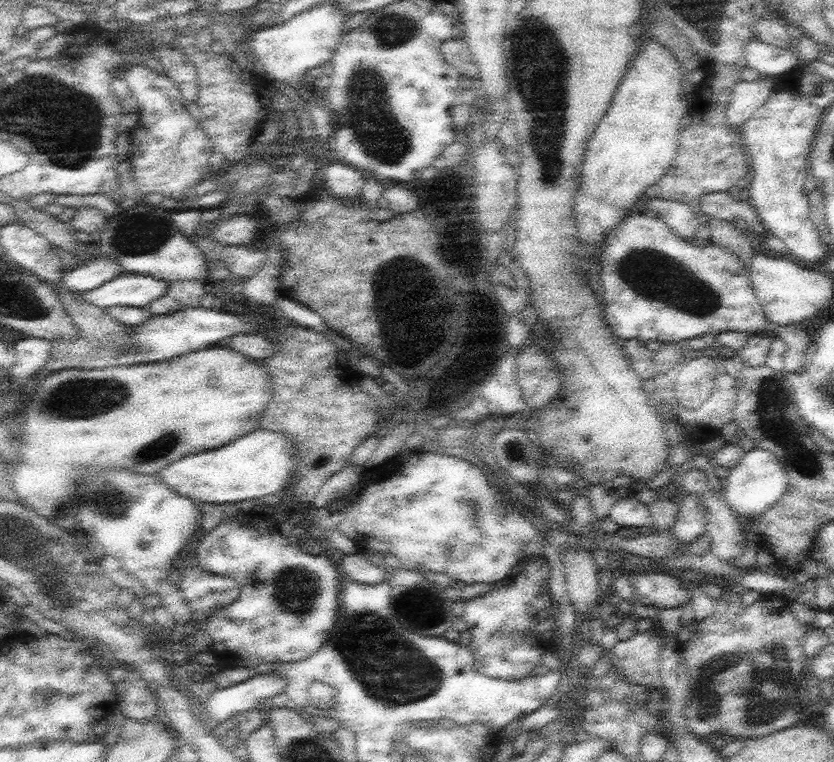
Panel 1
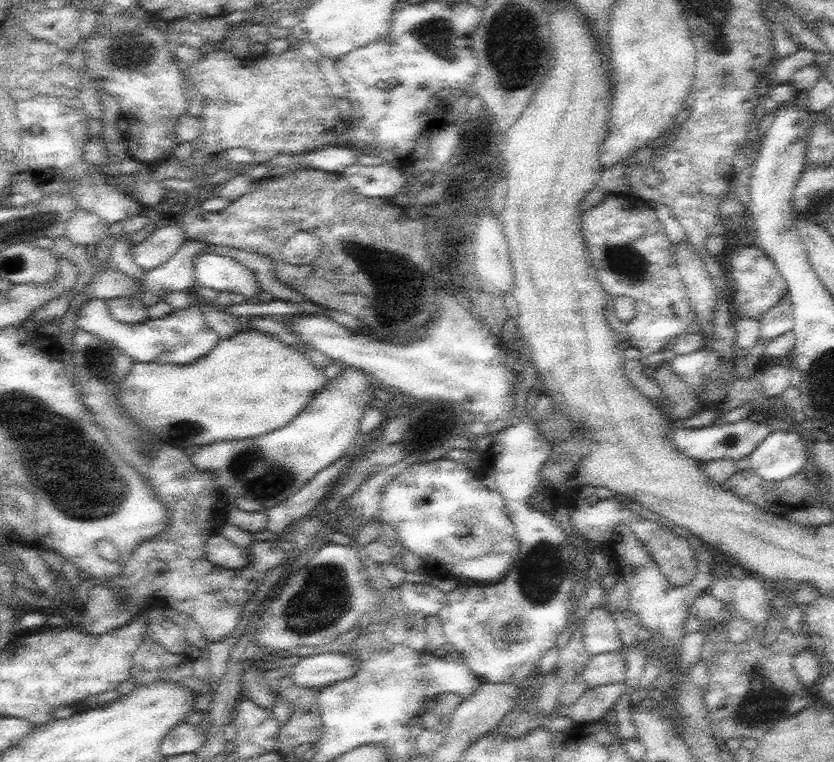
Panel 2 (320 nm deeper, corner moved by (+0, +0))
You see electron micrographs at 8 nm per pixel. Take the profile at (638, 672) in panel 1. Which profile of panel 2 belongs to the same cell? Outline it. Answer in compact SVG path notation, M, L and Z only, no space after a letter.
M621 652L593 656L582 671L581 678L589 688L626 681L626 660Z

